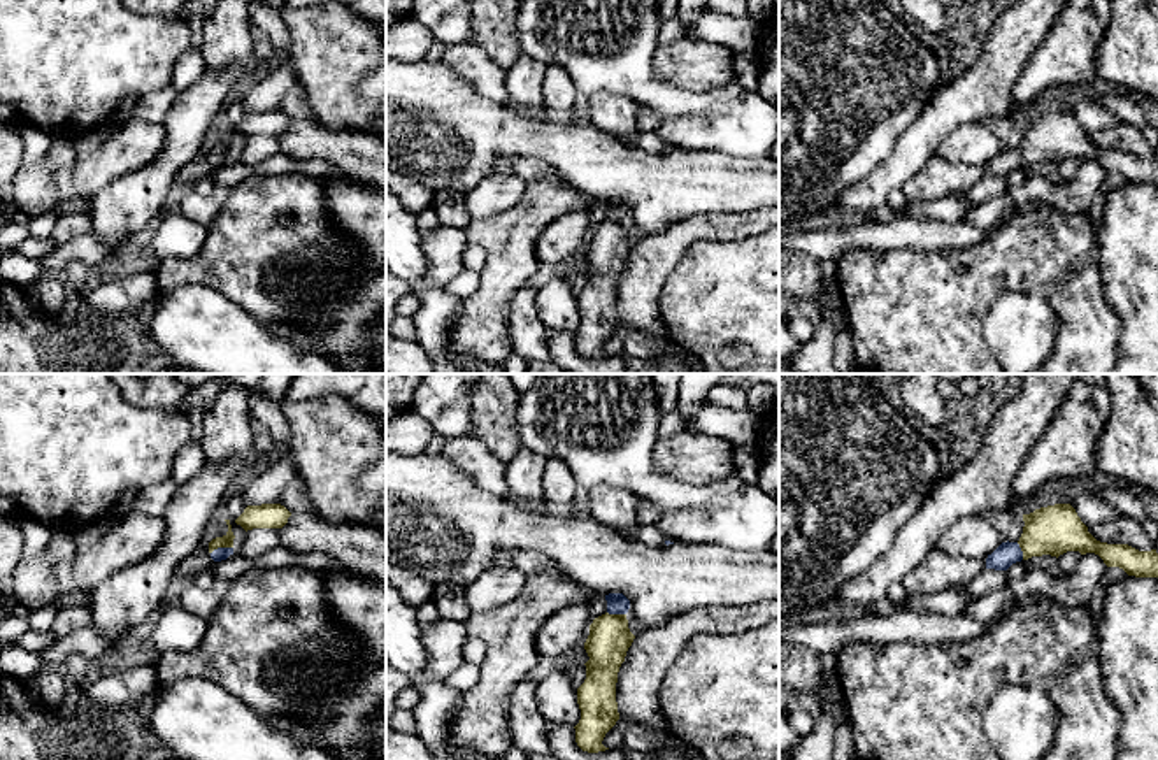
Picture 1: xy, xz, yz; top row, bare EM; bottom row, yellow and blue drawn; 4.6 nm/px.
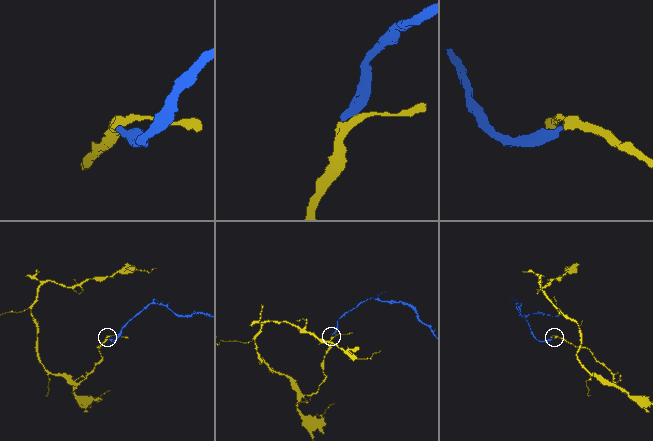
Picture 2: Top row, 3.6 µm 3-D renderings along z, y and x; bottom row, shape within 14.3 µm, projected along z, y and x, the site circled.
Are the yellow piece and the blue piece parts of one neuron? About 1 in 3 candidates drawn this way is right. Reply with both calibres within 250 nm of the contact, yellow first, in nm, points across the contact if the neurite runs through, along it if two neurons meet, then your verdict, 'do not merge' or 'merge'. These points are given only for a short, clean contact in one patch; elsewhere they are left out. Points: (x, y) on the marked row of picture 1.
60/60 nm | across xy (227, 541), (221, 546), (221, 553) | merge

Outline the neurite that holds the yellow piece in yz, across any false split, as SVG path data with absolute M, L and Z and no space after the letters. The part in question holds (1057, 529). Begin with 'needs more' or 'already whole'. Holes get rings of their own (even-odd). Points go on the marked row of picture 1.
needs more | M1054 504L1023 514L1023 534L1018 542L1002 542L986 558L986 569L1007 570L1032 556L1060 556L1067 551L1095 553L1107 567L1119 567L1128 576L1158 577L1158 553L1139 551L1128 544L1097 541L1070 504Z

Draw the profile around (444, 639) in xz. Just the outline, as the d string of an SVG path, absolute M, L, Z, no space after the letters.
M439 618L423 630L428 653L428 681L444 681L463 663L461 649L468 634L463 621Z

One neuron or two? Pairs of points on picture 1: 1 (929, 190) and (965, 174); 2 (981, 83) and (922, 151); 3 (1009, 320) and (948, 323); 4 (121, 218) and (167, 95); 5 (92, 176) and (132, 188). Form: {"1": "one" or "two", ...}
{"1": "one", "2": "one", "3": "two", "4": "two", "5": "two"}

